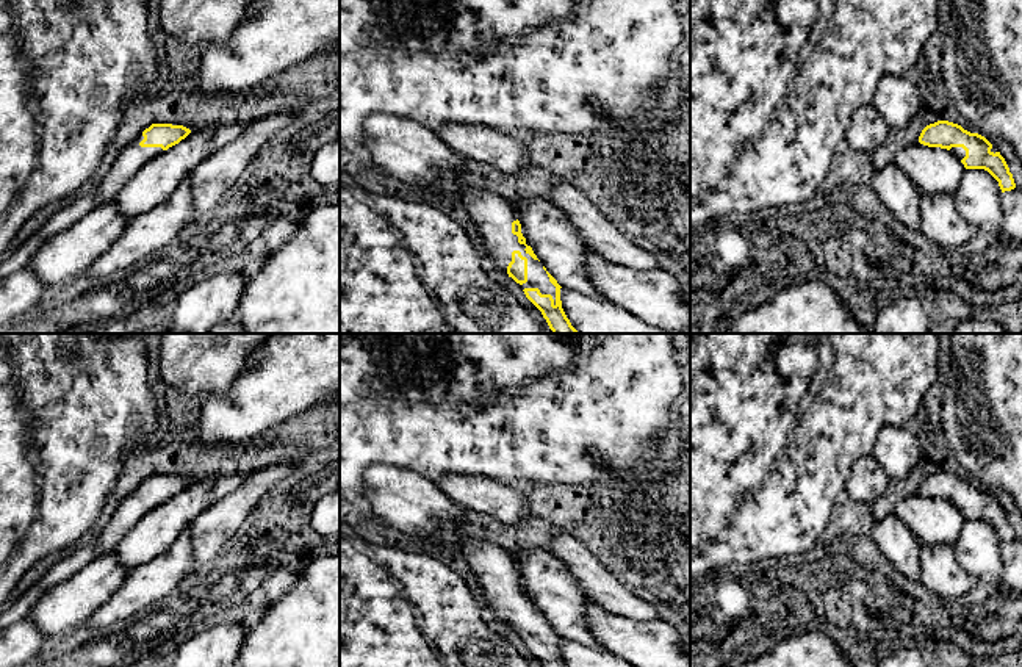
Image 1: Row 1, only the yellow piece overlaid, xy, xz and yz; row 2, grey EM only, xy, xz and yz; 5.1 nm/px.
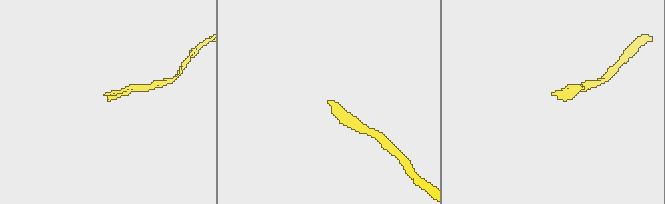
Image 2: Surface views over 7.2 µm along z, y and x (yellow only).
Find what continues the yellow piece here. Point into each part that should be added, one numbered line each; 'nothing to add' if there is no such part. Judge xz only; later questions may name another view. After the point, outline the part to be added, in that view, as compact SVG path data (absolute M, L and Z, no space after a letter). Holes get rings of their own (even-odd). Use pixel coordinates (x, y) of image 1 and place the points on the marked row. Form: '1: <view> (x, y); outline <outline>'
1: xz (493, 215); outline M452 183L452 189L459 194L470 218L476 222L479 236L485 244L487 255L493 265L507 272L512 261L512 252L520 251L527 258L527 282L524 288L538 288L542 294L551 294L556 305L556 287L549 282L543 265L534 260L518 243L518 236L512 233L512 222L518 219L518 213L510 202L501 196L482 191L468 185Z

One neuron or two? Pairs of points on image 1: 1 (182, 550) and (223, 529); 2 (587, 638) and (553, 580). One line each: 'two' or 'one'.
1: two
2: one

